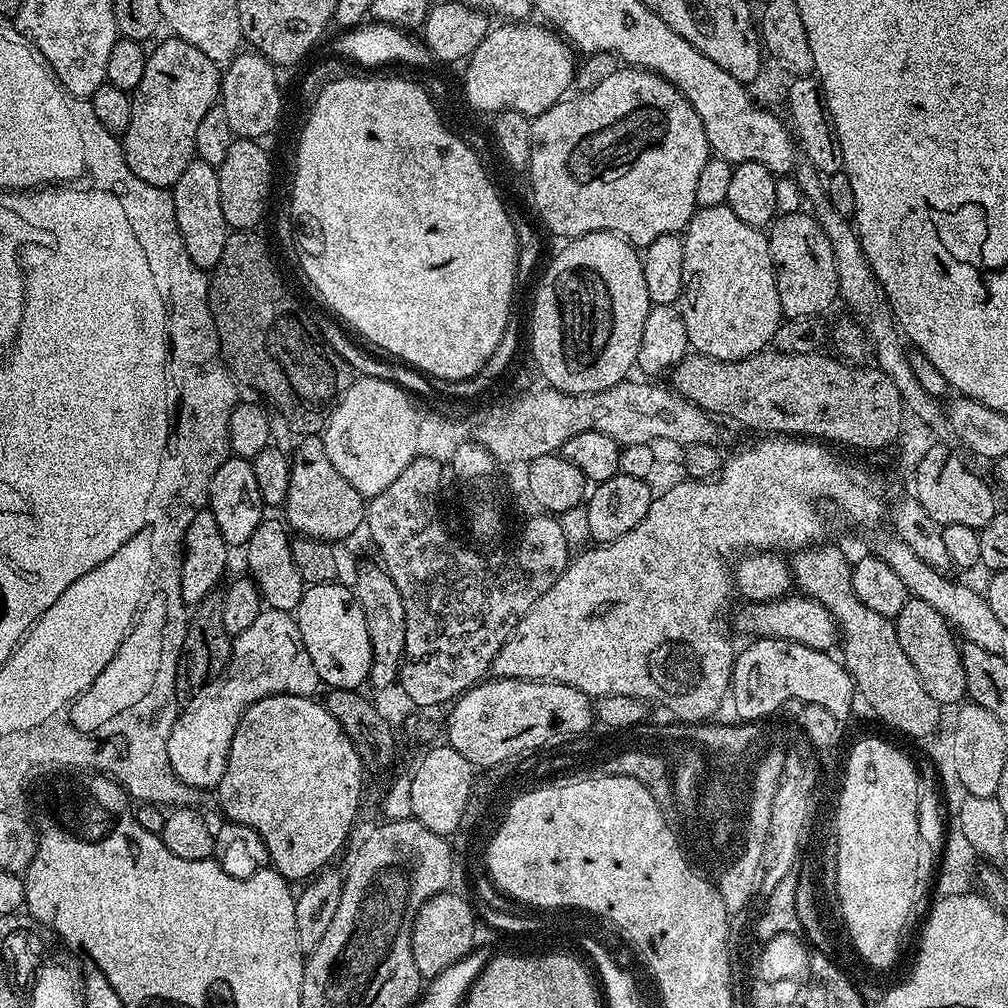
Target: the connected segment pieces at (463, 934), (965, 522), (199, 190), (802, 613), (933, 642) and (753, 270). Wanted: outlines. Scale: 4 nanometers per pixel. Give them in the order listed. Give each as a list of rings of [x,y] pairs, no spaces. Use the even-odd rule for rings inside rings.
[[[439,892],[430,898],[416,912],[412,927],[412,953],[414,966],[422,978],[431,978],[442,974],[446,966],[454,966],[462,957],[469,955],[476,940],[477,913],[464,901],[465,897],[457,893]]]
[[[944,442],[934,445],[922,458],[921,464],[914,469],[914,499],[938,525],[970,526],[977,530],[984,528],[986,522],[990,522],[990,518],[994,518],[998,511],[996,496],[988,489],[987,482],[978,473],[971,472],[964,465],[963,458],[958,453],[951,452],[948,447],[949,445]]]
[[[193,158],[189,160],[186,170],[182,170],[182,178],[178,178],[178,182],[170,189],[182,242],[194,266],[205,270],[215,268],[218,258],[222,258],[222,250],[226,250],[226,238],[230,231],[226,218],[222,218],[222,202],[218,198],[216,170],[217,165]]]
[[[789,594],[781,600],[767,600],[765,604],[751,602],[743,605],[736,612],[736,628],[745,632],[748,638],[763,638],[765,640],[785,640],[786,642],[798,642],[802,646],[810,646],[814,650],[823,652],[835,649],[838,644],[838,629],[836,620],[814,598],[803,594]]]
[[[909,598],[906,606],[902,606],[902,610],[894,618],[894,623],[898,646],[902,646],[902,651],[906,658],[910,658],[914,670],[918,670],[918,678],[922,678],[926,694],[930,694],[930,698],[934,698],[934,702],[941,706],[956,703],[959,705],[967,697],[968,691],[966,670],[962,668],[960,657],[960,644],[952,625],[944,621],[942,614],[938,614],[934,606],[926,606],[926,602],[915,598]]]
[[[719,204],[718,206],[710,206],[709,208],[700,208],[692,216],[692,220],[688,223],[687,228],[682,233],[684,241],[684,253],[682,254],[682,290],[678,307],[682,314],[682,322],[686,322],[686,334],[688,335],[688,343],[699,355],[709,356],[715,360],[741,360],[747,356],[752,356],[756,352],[763,352],[772,344],[774,334],[778,330],[782,319],[780,311],[780,299],[778,298],[778,286],[776,285],[776,269],[772,267],[772,255],[768,249],[767,235],[761,229],[754,226],[746,226],[746,222],[742,222],[742,218],[738,218],[738,214],[734,214],[734,210],[730,210],[727,204]]]

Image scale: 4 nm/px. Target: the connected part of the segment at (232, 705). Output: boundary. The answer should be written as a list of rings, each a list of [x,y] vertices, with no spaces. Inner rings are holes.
[[[265,607],[253,624],[234,637],[232,657],[223,679],[196,699],[194,706],[177,715],[168,739],[170,766],[177,778],[191,788],[215,789],[226,770],[230,742],[238,730],[238,722],[254,702],[267,696],[315,697],[316,687],[321,684],[314,662],[310,662],[310,654],[302,646],[295,615]]]

